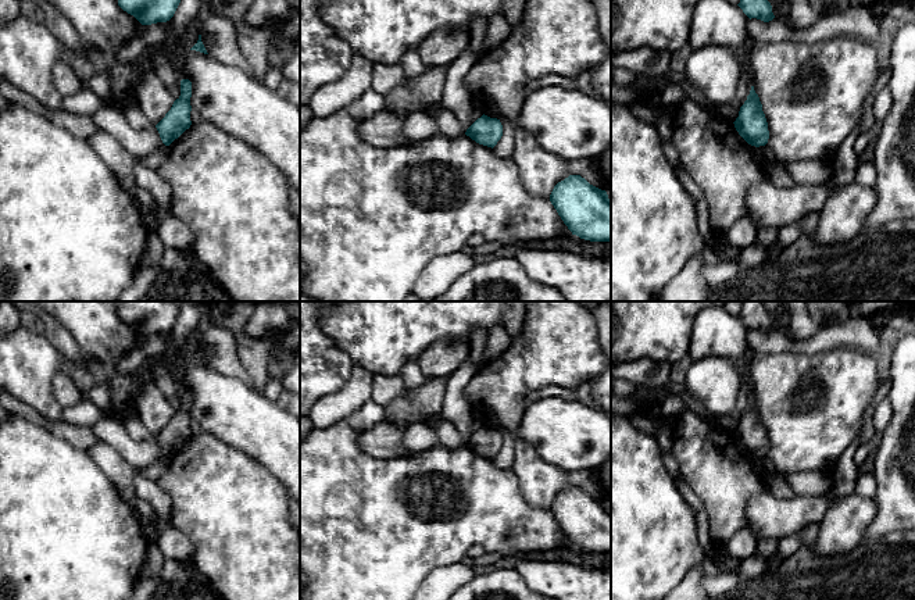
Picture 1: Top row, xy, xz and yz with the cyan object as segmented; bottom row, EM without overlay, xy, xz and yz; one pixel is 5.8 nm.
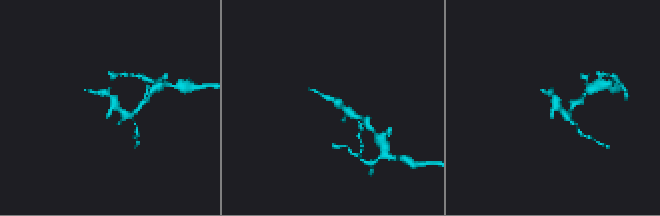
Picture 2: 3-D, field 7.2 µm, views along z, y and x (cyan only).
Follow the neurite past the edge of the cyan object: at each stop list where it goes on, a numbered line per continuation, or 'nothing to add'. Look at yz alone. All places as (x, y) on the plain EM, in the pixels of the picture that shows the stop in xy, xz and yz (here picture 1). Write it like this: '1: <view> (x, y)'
nothing to add

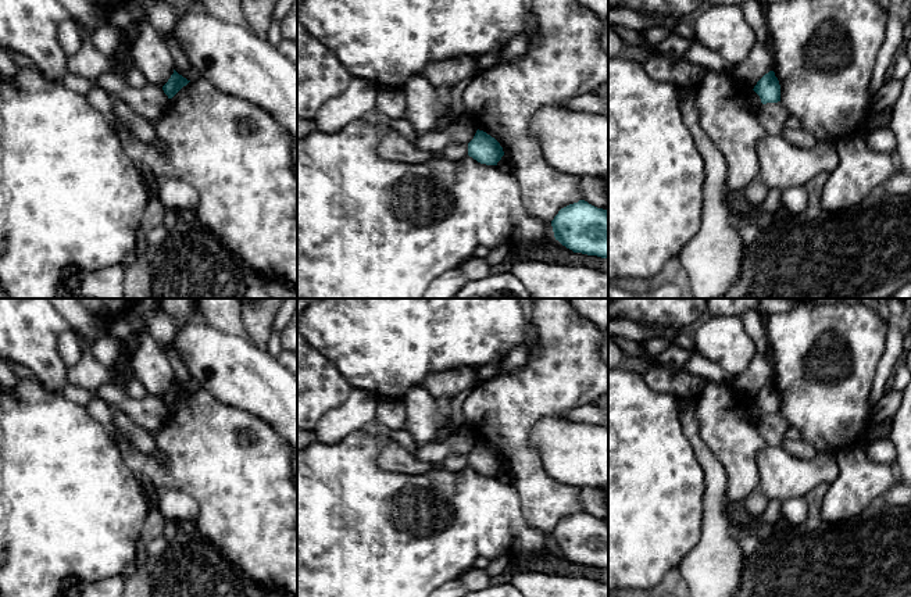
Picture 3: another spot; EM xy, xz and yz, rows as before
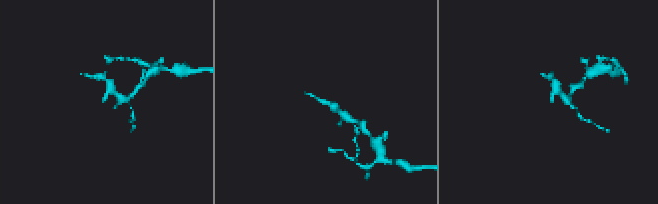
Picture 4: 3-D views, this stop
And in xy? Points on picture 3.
nothing to add

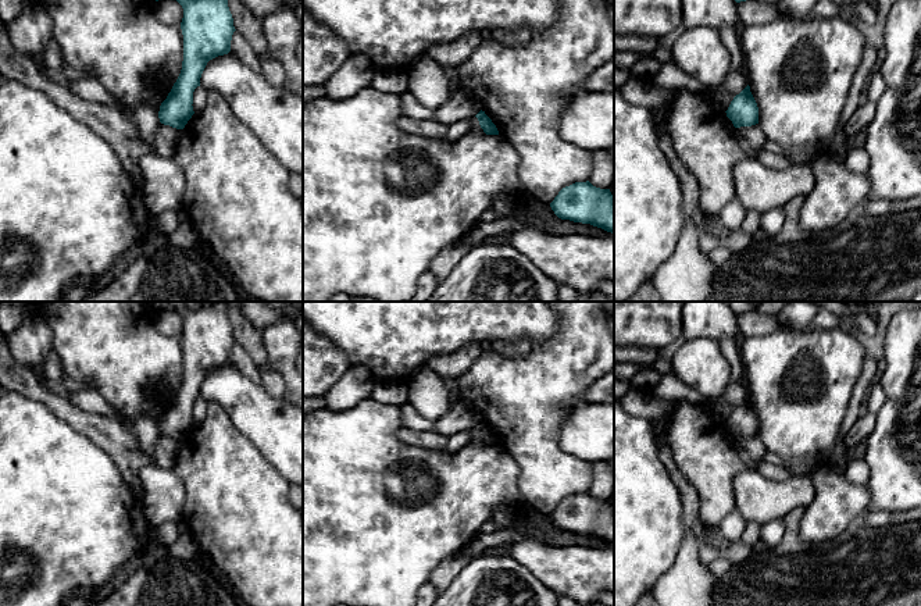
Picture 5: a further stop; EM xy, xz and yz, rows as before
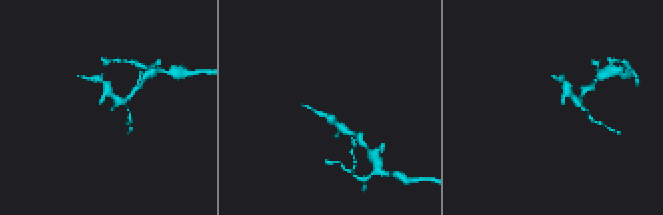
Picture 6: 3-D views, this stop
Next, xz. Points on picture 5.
nothing to add

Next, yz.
nothing to add

